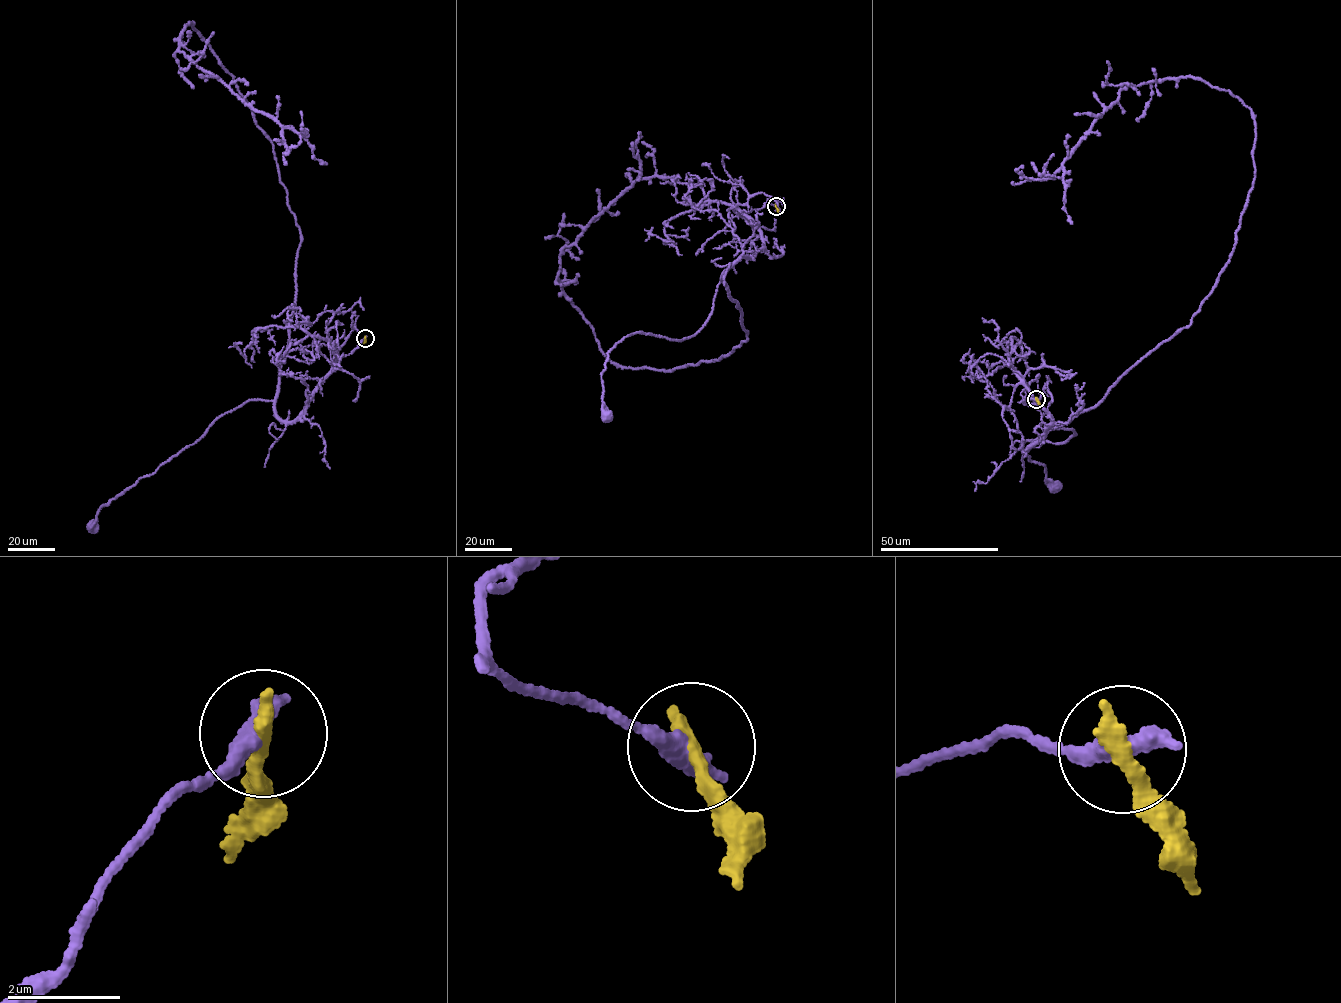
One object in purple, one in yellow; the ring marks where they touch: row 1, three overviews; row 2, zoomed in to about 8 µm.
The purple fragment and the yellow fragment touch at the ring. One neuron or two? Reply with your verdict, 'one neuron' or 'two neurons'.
two neurons

